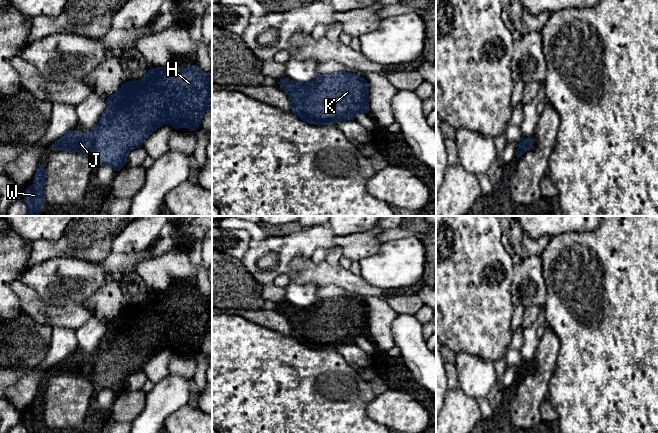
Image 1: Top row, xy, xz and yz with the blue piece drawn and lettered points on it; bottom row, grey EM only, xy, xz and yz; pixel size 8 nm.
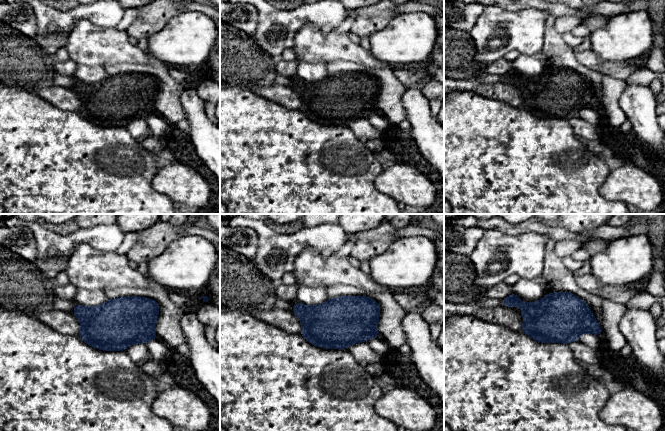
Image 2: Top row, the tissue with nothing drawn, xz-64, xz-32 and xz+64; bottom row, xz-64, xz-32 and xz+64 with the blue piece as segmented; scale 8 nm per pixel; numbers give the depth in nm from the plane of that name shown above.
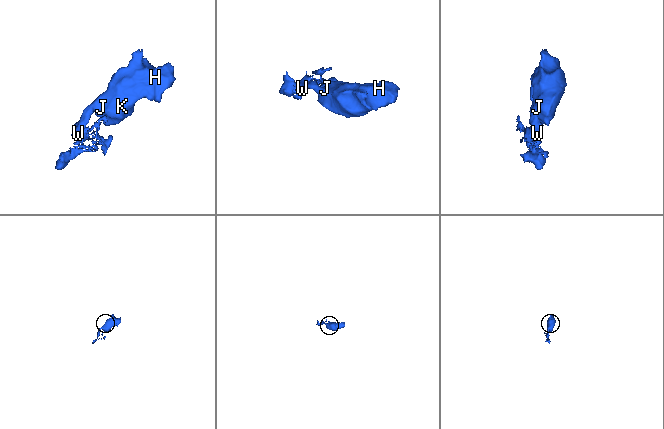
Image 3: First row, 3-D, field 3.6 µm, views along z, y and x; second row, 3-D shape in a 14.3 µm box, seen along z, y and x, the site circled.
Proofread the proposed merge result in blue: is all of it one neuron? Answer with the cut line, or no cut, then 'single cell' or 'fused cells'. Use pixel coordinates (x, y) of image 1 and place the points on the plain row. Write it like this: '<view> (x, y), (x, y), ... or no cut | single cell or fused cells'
no cut | single cell

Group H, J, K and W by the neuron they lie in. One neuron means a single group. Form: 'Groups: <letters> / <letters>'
Groups: H J K W

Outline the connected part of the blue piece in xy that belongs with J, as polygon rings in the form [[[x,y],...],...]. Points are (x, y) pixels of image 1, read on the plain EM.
[[[169,288],[162,292],[148,292],[148,297],[138,305],[127,305],[120,313],[105,322],[106,333],[90,356],[78,360],[76,352],[65,358],[60,364],[50,368],[48,374],[65,373],[87,379],[96,391],[111,390],[115,396],[126,391],[126,379],[134,372],[143,369],[148,360],[166,345],[173,353],[180,354],[186,347],[188,356],[193,357],[201,351],[201,344],[212,331],[212,297],[205,298],[197,288],[185,293]]]

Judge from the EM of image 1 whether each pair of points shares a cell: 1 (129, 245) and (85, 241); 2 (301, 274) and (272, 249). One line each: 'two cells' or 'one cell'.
1: two cells
2: two cells

